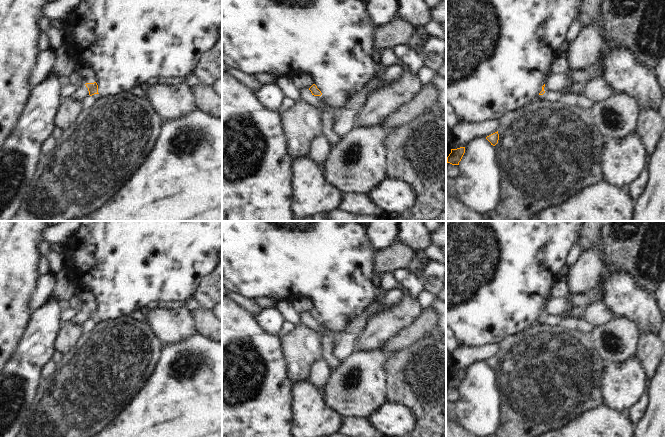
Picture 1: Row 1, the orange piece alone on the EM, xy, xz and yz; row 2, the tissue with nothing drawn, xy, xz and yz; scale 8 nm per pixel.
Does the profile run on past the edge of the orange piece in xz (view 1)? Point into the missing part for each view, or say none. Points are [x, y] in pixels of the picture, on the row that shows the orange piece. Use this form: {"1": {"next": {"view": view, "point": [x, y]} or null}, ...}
{"1": {"next": null}}

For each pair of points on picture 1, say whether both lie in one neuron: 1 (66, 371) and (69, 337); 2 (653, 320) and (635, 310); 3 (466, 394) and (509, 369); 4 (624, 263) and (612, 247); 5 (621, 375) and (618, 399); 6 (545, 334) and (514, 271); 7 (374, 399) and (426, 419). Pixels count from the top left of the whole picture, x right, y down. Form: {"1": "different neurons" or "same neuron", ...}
{"1": "different neurons", "2": "same neuron", "3": "different neurons", "4": "same neuron", "5": "same neuron", "6": "different neurons", "7": "different neurons"}

